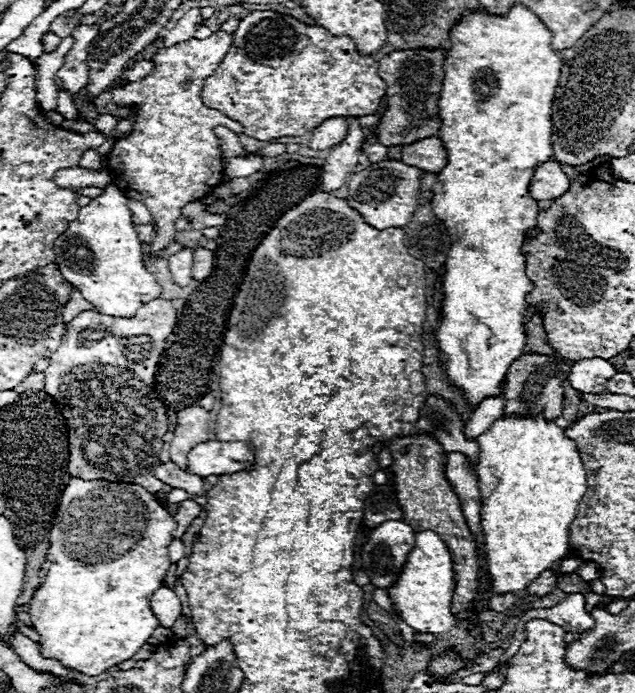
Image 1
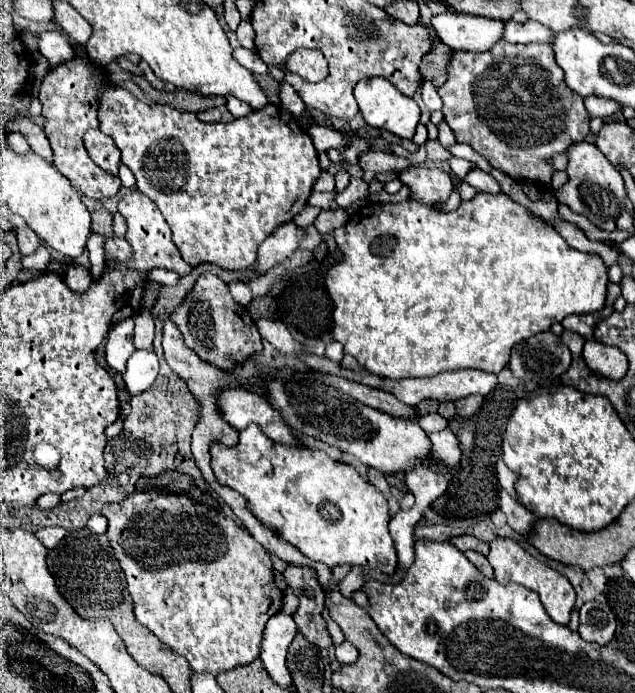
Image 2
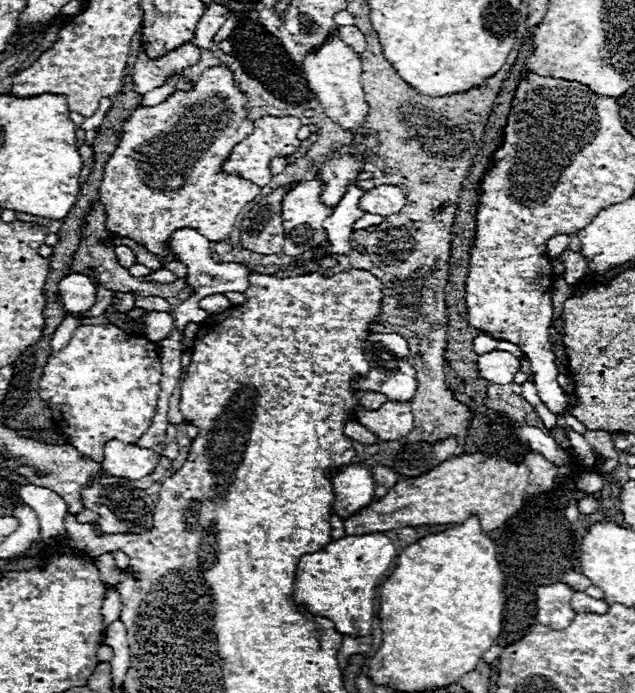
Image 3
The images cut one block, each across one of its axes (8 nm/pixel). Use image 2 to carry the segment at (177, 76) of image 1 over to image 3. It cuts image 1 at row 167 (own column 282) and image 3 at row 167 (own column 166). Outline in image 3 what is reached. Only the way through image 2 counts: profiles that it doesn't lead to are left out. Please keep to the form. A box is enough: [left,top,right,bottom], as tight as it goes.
[100,64,260,262]

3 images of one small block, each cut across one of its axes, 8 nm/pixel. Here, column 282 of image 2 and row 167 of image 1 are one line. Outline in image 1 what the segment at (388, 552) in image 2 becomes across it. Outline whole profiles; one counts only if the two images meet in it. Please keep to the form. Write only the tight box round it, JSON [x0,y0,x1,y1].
[432,6,562,408]

